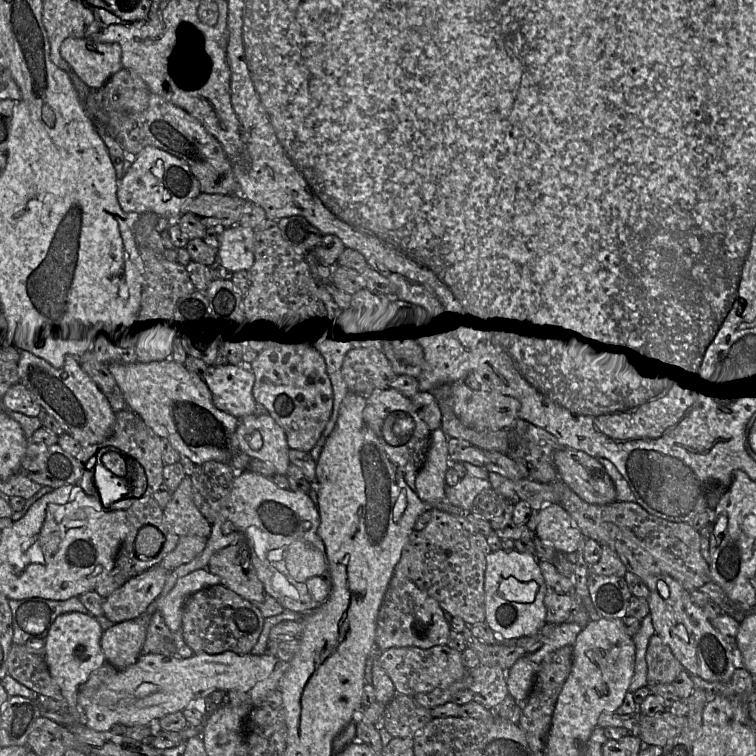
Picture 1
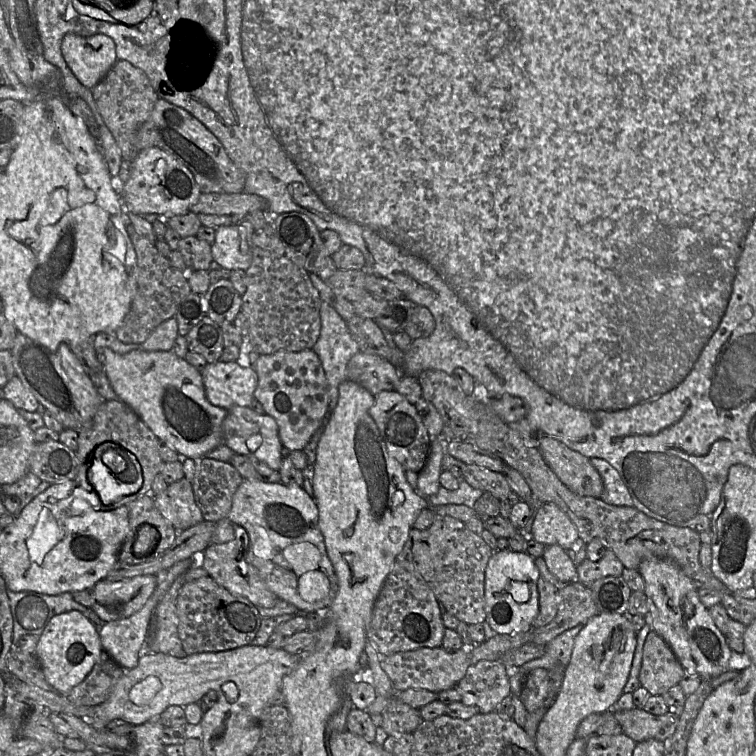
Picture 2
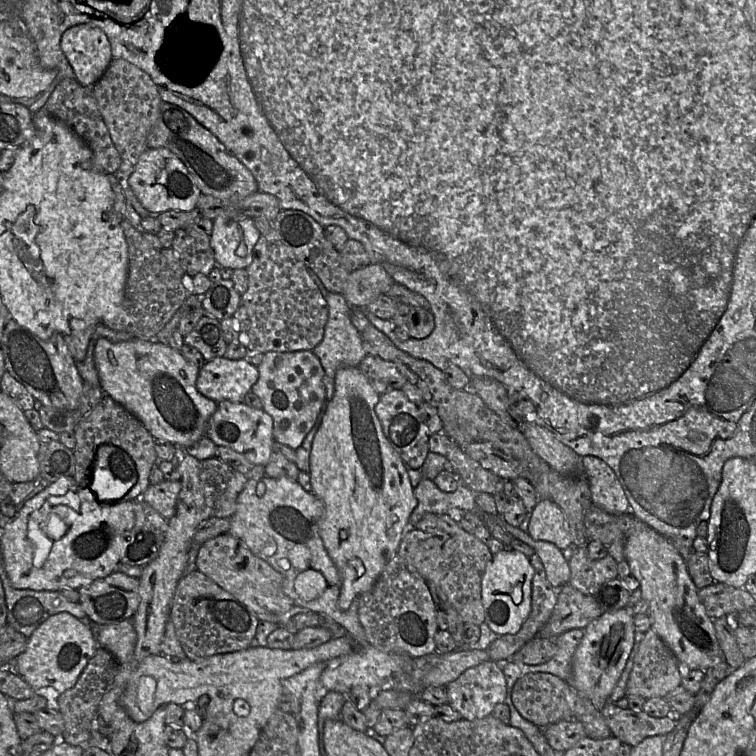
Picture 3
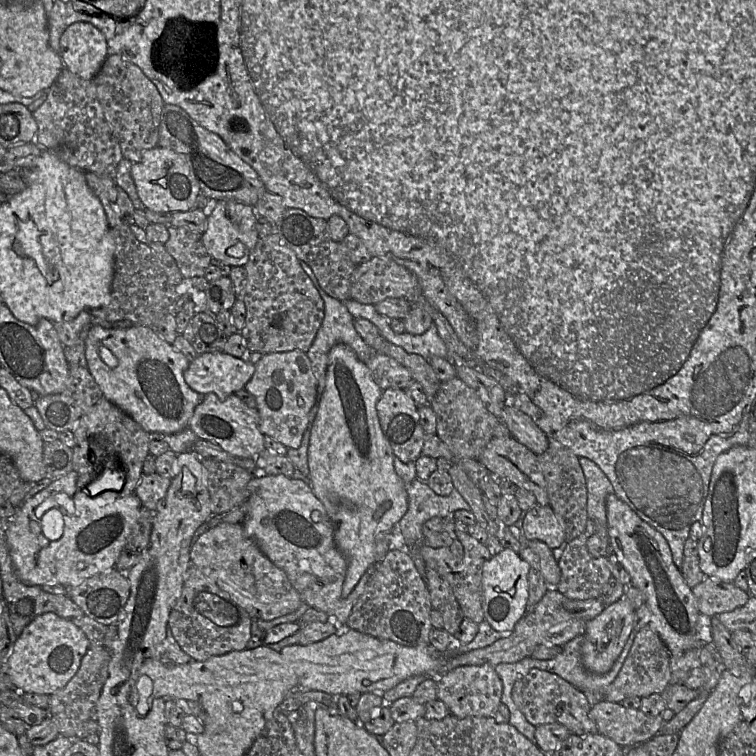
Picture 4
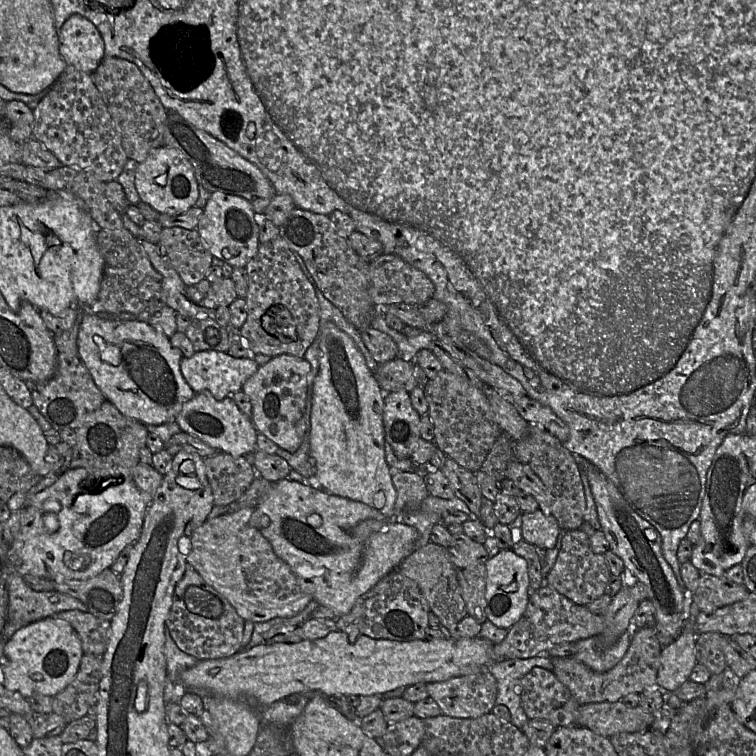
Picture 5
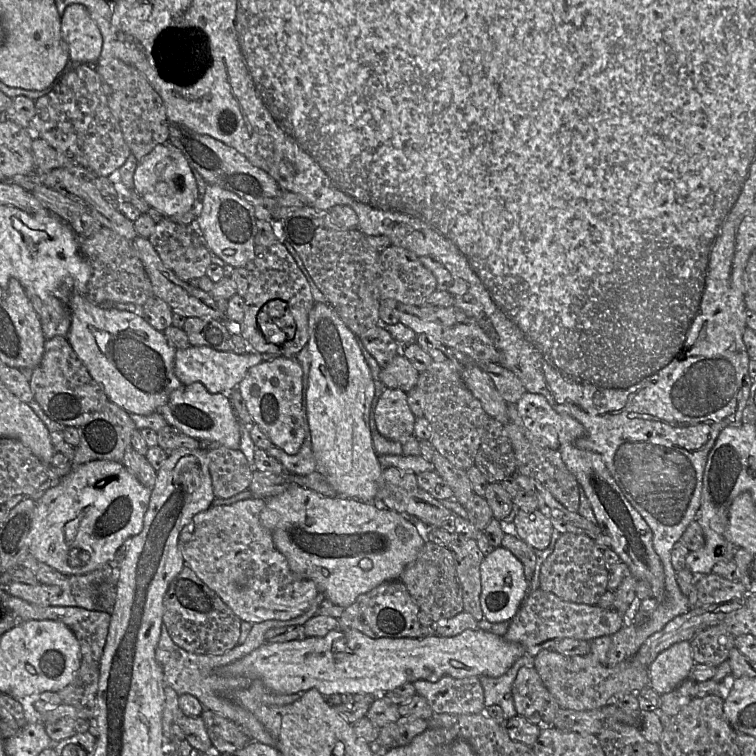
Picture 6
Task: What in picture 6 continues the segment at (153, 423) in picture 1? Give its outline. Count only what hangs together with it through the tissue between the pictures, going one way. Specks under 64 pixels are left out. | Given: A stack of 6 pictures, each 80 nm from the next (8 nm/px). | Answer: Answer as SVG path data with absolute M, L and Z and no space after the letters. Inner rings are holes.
M72 292L70 295L69 312L71 315L71 325L67 338L73 350L80 358L80 360L84 363L92 378L97 383L99 383L104 393L112 403L116 404L117 406L119 406L120 408L122 408L130 414L148 415L158 412L159 409L167 403L170 394L174 390L183 386L183 384L180 382L180 380L174 373L174 360L177 349L168 342L168 340L161 331L158 331L155 328L153 328L137 313L118 310L116 308L103 308L100 305L96 305L90 302L84 295L79 294L77 292Z

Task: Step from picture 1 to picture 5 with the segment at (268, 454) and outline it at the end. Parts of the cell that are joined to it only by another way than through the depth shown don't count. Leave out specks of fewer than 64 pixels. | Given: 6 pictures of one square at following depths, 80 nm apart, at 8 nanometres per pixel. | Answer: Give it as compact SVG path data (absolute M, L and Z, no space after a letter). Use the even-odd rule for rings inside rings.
M203 390L183 404L175 418L180 429L187 432L217 451L233 456L253 454L256 449L258 431L251 418L240 411L231 396L217 400L209 390Z

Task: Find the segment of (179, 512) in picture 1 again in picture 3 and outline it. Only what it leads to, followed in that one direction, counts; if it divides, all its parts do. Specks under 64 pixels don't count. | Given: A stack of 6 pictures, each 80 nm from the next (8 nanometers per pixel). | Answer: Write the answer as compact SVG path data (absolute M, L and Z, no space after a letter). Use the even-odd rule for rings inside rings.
M166 480L149 485L141 495L165 519L170 519L176 512L177 498L181 489L180 480Z

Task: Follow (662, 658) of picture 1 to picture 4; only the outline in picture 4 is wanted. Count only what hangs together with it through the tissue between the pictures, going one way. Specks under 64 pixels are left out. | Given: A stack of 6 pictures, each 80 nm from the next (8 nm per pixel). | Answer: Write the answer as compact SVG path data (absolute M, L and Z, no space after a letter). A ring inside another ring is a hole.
M649 626L641 629L616 679L606 688L601 700L621 703L627 698L662 694L671 682L671 653L655 630Z

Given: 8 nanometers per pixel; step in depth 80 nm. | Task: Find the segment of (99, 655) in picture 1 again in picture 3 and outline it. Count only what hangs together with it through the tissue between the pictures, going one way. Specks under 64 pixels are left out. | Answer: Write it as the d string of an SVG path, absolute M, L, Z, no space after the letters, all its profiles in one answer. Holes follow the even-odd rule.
M59 612L49 616L27 638L24 651L14 658L14 668L34 690L51 687L62 693L75 685L98 647L92 624Z

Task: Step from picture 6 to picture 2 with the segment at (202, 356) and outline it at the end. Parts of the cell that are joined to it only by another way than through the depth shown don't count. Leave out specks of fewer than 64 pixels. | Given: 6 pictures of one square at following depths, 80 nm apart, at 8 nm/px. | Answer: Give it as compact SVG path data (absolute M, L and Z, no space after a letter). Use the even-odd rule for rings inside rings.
M244 360L208 363L201 371L205 394L210 403L226 410L233 406L249 407L254 400L258 375Z

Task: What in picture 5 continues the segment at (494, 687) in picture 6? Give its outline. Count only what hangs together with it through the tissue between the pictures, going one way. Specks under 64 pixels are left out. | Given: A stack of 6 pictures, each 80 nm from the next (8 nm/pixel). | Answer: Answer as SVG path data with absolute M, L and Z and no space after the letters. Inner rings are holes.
M541 654L528 659L507 659L494 661L489 665L491 674L497 681L496 704L505 705L510 712L510 723L521 729L529 720L518 695L518 685L532 668L541 667L552 671L551 658Z

